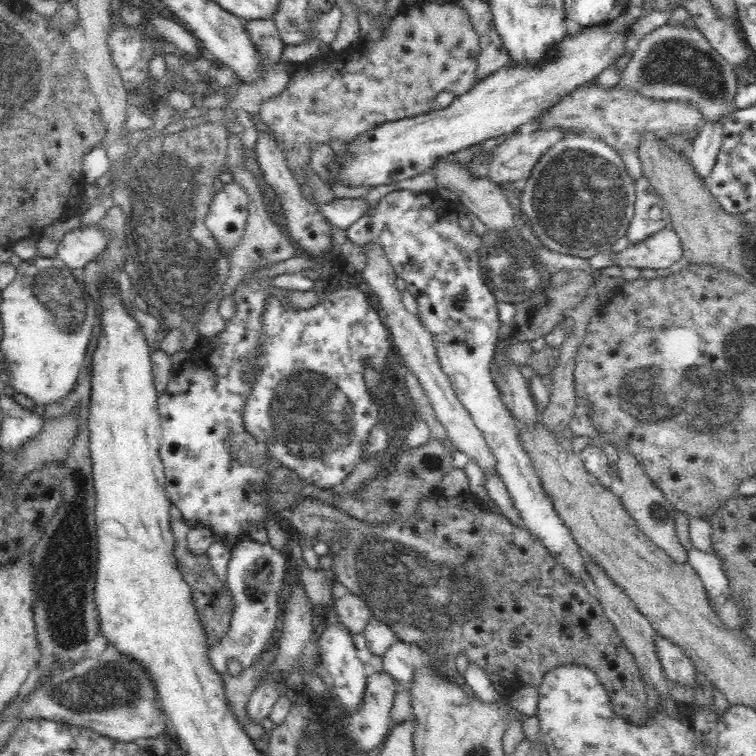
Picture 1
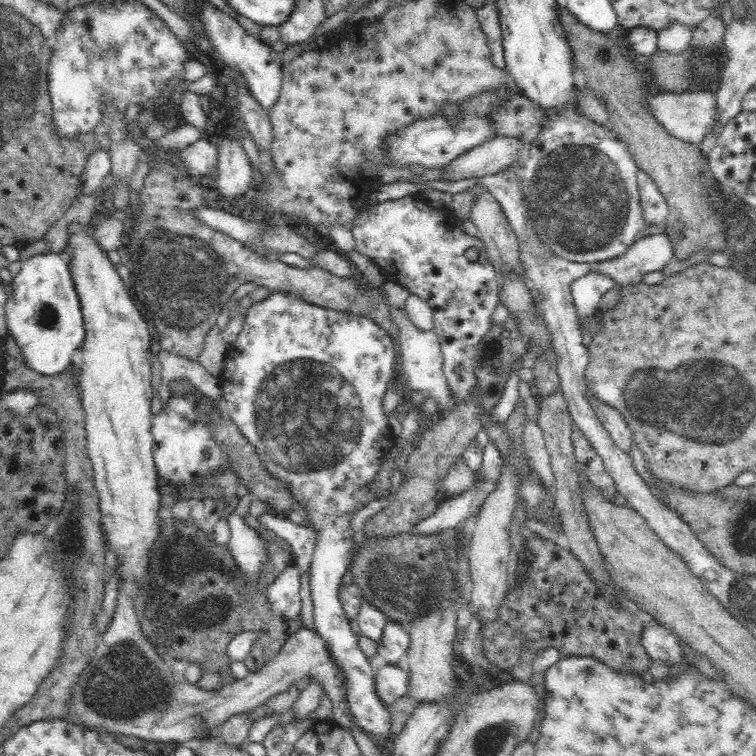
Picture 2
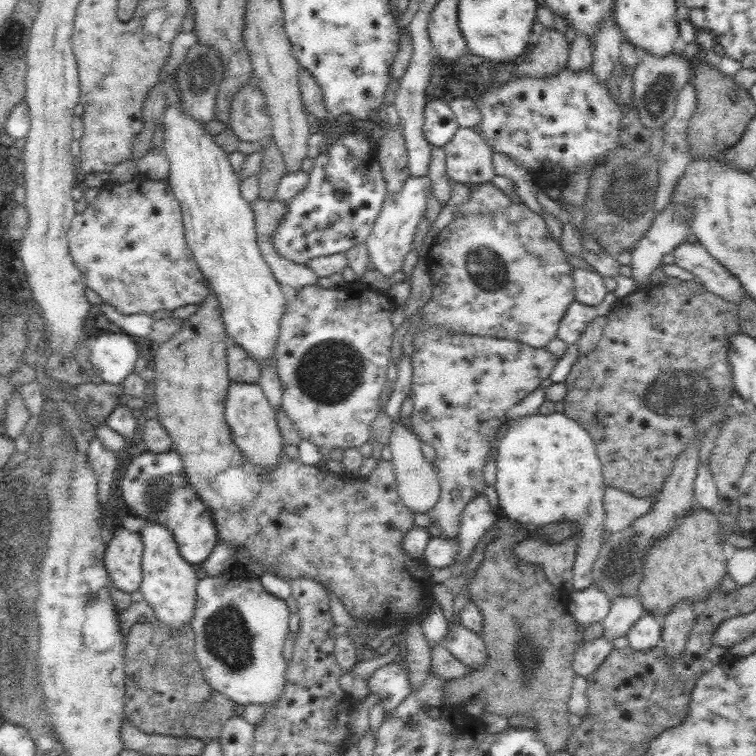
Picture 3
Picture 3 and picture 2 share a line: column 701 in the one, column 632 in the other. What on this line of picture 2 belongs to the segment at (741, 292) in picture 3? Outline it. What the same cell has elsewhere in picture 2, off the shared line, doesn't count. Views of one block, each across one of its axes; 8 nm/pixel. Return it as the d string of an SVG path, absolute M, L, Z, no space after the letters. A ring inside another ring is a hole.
M652 234L639 238L628 248L626 254L591 263L590 270L606 273L614 279L616 288L630 283L640 283L648 272L661 271L675 257L675 249L670 236Z

